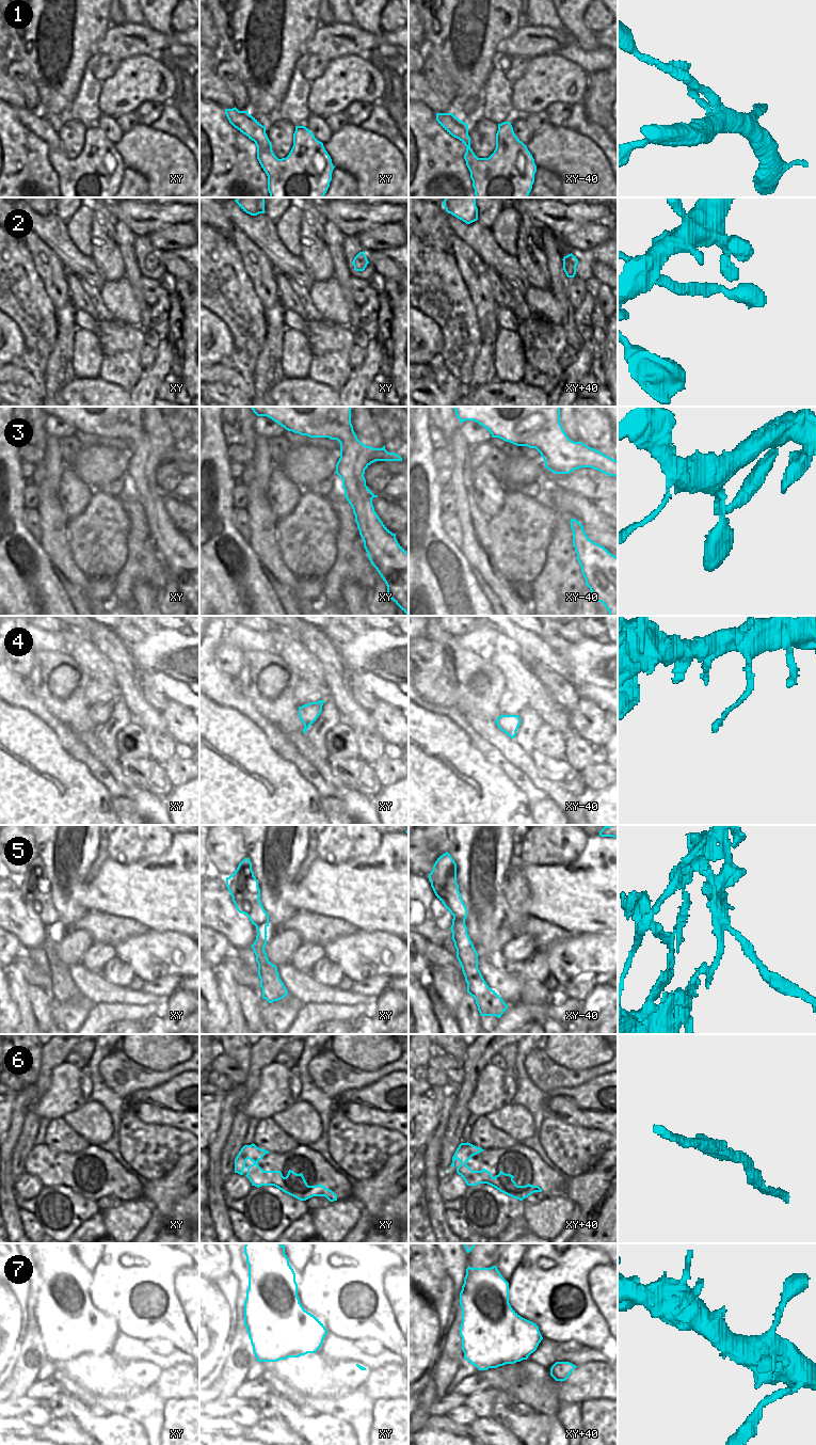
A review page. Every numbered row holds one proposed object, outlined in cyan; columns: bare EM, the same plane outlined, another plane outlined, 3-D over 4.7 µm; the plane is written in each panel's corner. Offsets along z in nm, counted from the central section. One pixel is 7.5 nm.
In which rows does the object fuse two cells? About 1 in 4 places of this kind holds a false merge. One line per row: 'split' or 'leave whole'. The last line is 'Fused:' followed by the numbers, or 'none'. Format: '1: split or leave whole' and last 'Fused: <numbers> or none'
1: leave whole
2: leave whole
3: leave whole
4: leave whole
5: split
6: leave whole
7: leave whole
Fused: 5

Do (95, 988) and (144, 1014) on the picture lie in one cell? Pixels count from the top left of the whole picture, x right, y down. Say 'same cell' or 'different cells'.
different cells

